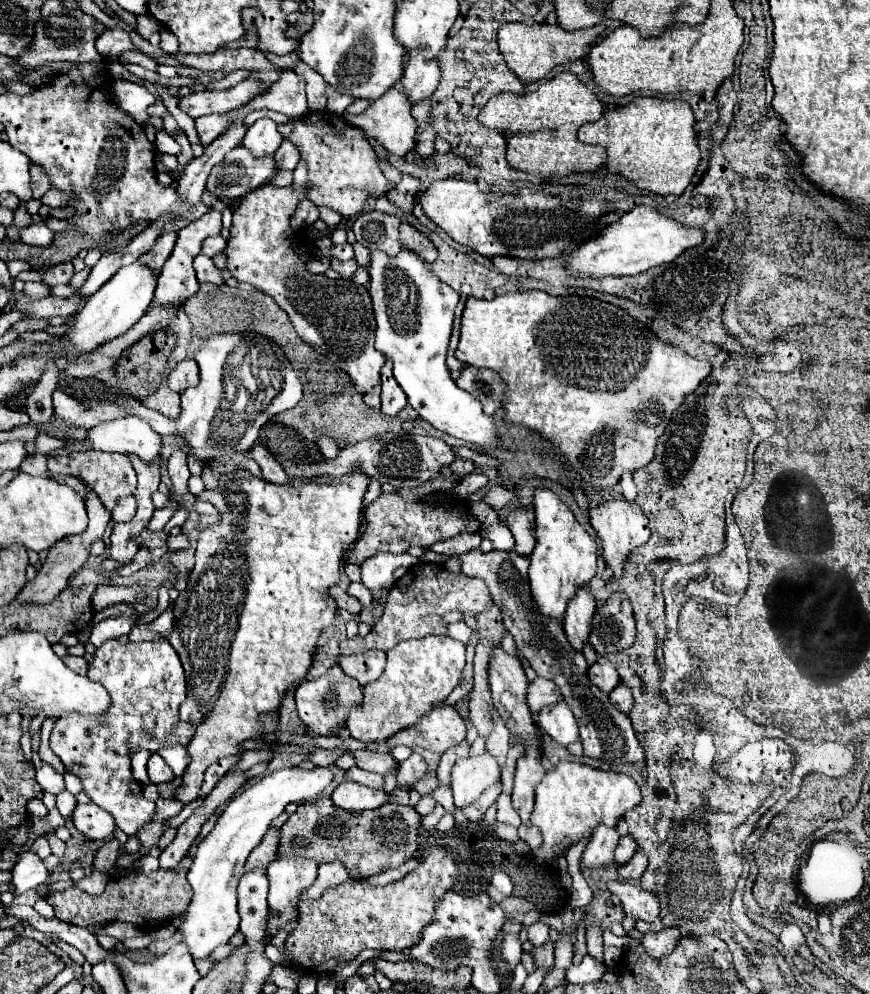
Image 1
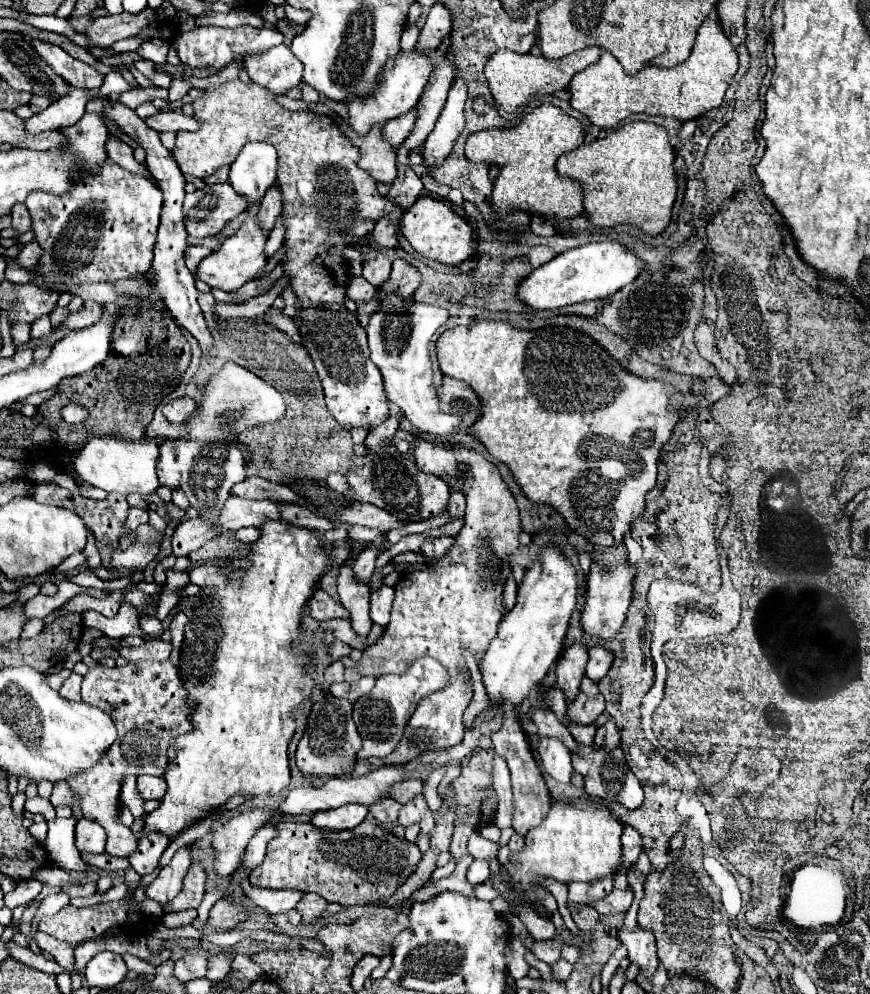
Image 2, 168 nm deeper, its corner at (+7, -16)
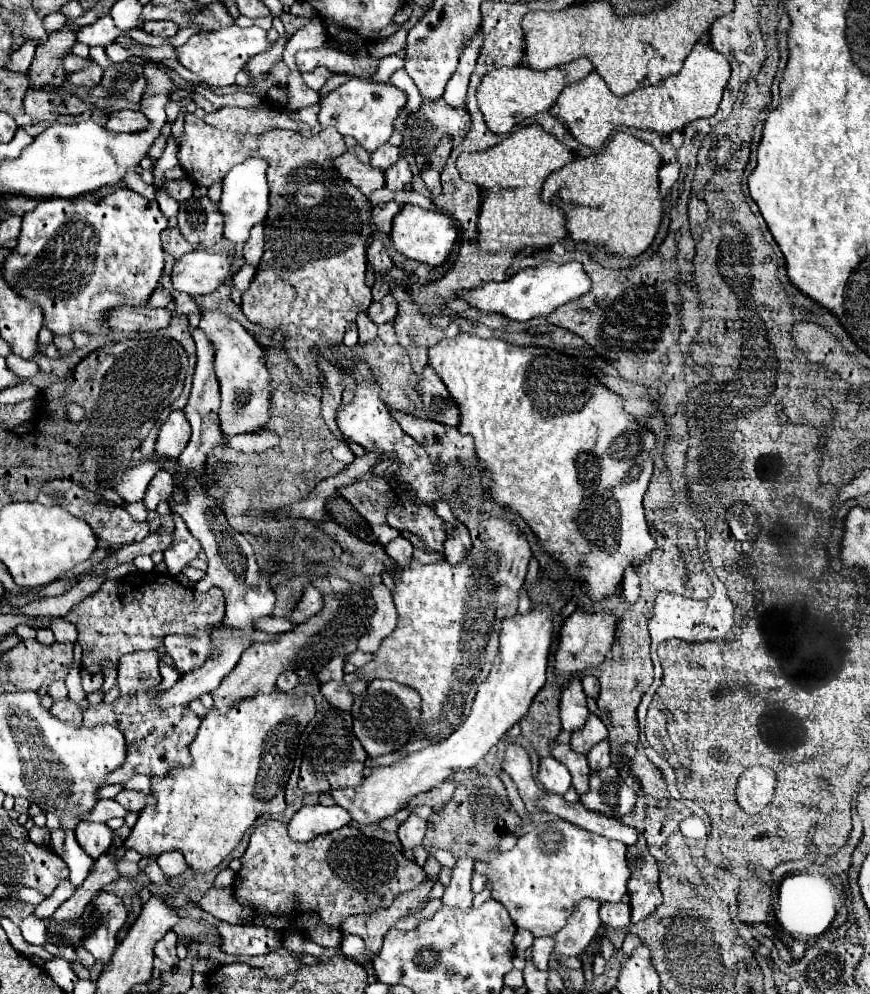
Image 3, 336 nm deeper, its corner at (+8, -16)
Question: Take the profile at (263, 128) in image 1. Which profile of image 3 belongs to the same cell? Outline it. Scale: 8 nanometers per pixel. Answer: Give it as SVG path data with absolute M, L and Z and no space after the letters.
M253 158L253 160L245 160L245 162L237 164L223 180L223 194L221 194L221 202L219 202L219 210L225 218L223 238L233 246L245 244L245 240L249 240L251 228L261 224L267 216L269 186L267 186L265 170L267 170L267 162L261 158Z

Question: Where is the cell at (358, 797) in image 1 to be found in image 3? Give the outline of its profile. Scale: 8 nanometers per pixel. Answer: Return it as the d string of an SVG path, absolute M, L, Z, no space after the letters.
M303 806L289 822L289 836L299 842L309 842L319 834L327 834L347 826L351 822L349 812L341 806Z

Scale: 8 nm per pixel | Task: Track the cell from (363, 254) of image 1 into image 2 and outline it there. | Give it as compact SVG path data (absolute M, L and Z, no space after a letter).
M352 276L350 278L346 296L352 298L354 302L368 302L368 300L376 298L376 294L378 294L378 288L372 286L366 278L362 278L362 276Z

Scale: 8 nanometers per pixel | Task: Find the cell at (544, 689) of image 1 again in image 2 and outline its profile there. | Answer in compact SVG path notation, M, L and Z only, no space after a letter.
M540 706L534 708L532 710L532 722L538 728L538 736L558 736L570 750L574 750L576 742L574 742L572 734L548 708L540 708Z

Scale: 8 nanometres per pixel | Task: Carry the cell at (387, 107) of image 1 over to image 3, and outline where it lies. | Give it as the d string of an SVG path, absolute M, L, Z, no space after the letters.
M353 150L345 152L343 156L335 158L333 160L333 168L339 172L341 178L349 180L355 188L359 188L365 196L369 196L373 190L377 188L383 188L385 184L385 176L381 170L369 166L369 164L361 164Z

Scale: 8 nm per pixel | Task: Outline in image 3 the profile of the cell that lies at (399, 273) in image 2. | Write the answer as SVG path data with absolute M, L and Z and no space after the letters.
M387 294L381 302L372 302L369 310L367 310L369 318L375 322L375 324L387 324L387 322L393 322L395 314L397 314L397 302L391 294Z

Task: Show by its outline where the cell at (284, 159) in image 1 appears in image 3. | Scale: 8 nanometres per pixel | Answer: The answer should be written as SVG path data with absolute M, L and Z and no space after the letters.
M257 224L251 230L251 238L243 246L243 260L249 266L257 266L263 254L263 224Z

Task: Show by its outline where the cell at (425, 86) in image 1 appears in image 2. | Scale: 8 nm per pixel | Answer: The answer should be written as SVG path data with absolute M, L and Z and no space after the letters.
M412 108L410 112L404 112L402 116L398 116L394 120L388 120L382 126L382 134L390 144L394 144L398 148L410 134L410 130L414 128L414 122L416 122L416 108Z

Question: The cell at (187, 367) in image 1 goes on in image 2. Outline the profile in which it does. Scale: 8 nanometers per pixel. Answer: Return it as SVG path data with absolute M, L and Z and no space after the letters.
M182 396L182 398L176 398L164 406L164 416L170 422L182 424L194 410L196 410L196 402L190 396Z

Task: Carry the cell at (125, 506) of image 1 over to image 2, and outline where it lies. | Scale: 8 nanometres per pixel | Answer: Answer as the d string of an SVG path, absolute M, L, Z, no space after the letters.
M130 508L130 514L124 520L126 528L130 528L130 530L136 530L144 522L148 522L148 512L146 510L138 510L138 508Z

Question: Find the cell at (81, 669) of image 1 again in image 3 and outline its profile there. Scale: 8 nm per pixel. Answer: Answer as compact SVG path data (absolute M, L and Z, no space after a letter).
M67 700L67 702L55 702L55 704L51 706L51 712L53 712L53 716L57 716L59 720L65 720L67 724L73 724L75 728L81 726L83 714L81 714L79 706L73 704L71 700Z

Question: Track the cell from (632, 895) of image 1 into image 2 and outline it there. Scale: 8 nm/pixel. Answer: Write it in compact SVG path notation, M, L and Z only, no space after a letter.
M622 926L622 928L618 928L618 940L626 946L628 958L634 964L638 964L644 970L644 974L650 978L658 966L654 934L640 926L636 926L634 930L628 930Z

